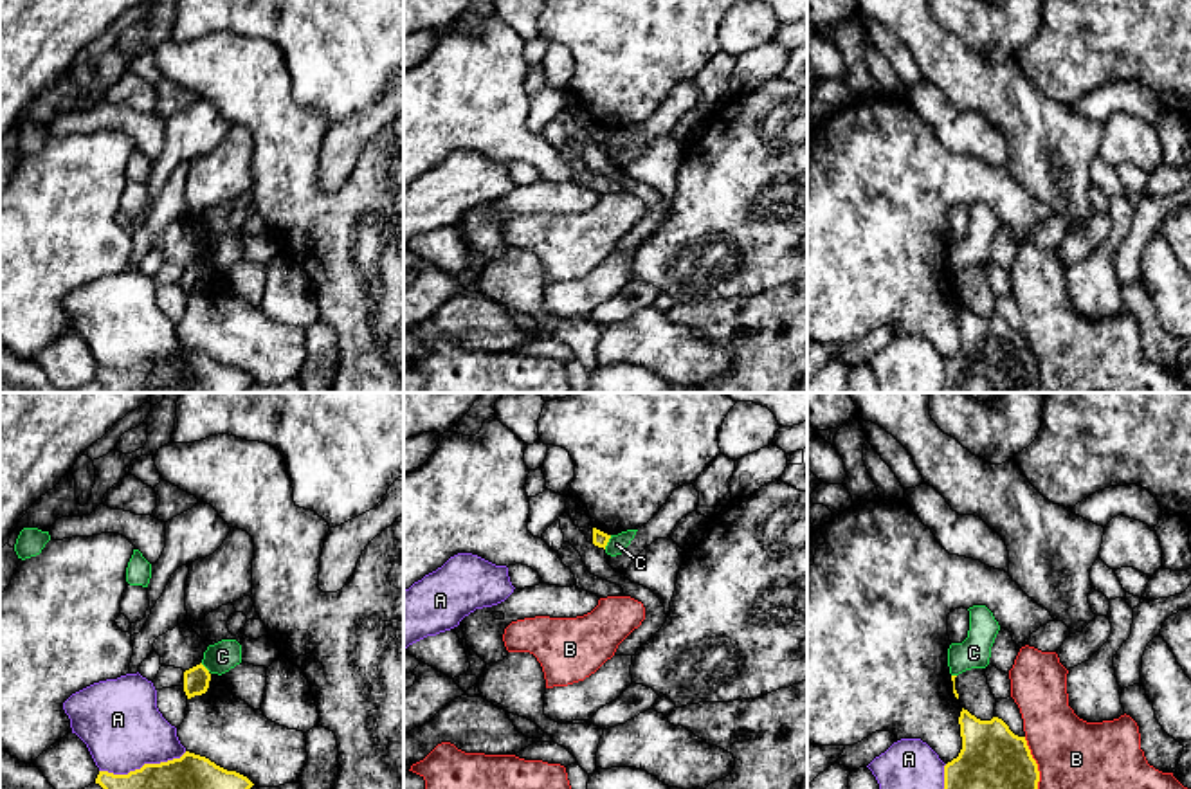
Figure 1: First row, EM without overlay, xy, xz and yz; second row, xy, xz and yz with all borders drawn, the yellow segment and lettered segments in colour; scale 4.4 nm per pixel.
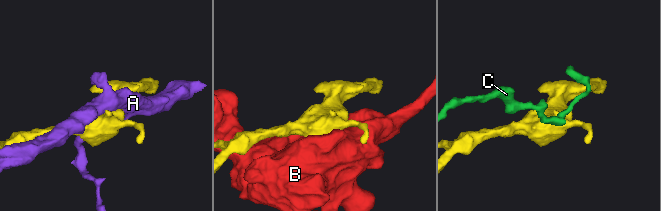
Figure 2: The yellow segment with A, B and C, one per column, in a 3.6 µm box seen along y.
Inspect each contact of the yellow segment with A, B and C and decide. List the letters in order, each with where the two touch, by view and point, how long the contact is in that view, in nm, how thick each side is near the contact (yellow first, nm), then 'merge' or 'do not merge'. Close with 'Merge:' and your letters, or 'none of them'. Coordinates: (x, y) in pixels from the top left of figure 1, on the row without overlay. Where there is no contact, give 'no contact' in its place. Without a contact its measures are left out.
A: xy (145, 361) | 400 nm | 360/360 nm | do not merge
B: yz (1036, 362) | 260 nm | 400/460 nm | do not merge
C: xz (608, 137) | 70 nm | 70/90 nm | do not merge
Merge: none of them

